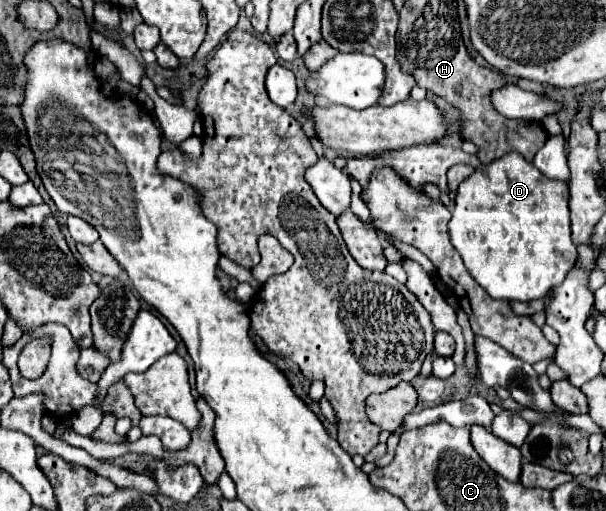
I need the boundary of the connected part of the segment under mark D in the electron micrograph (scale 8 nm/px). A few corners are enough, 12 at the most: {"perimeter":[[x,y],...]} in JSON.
{"perimeter":[[521,154],[459,184],[451,244],[499,300],[577,260],[567,184]]}

